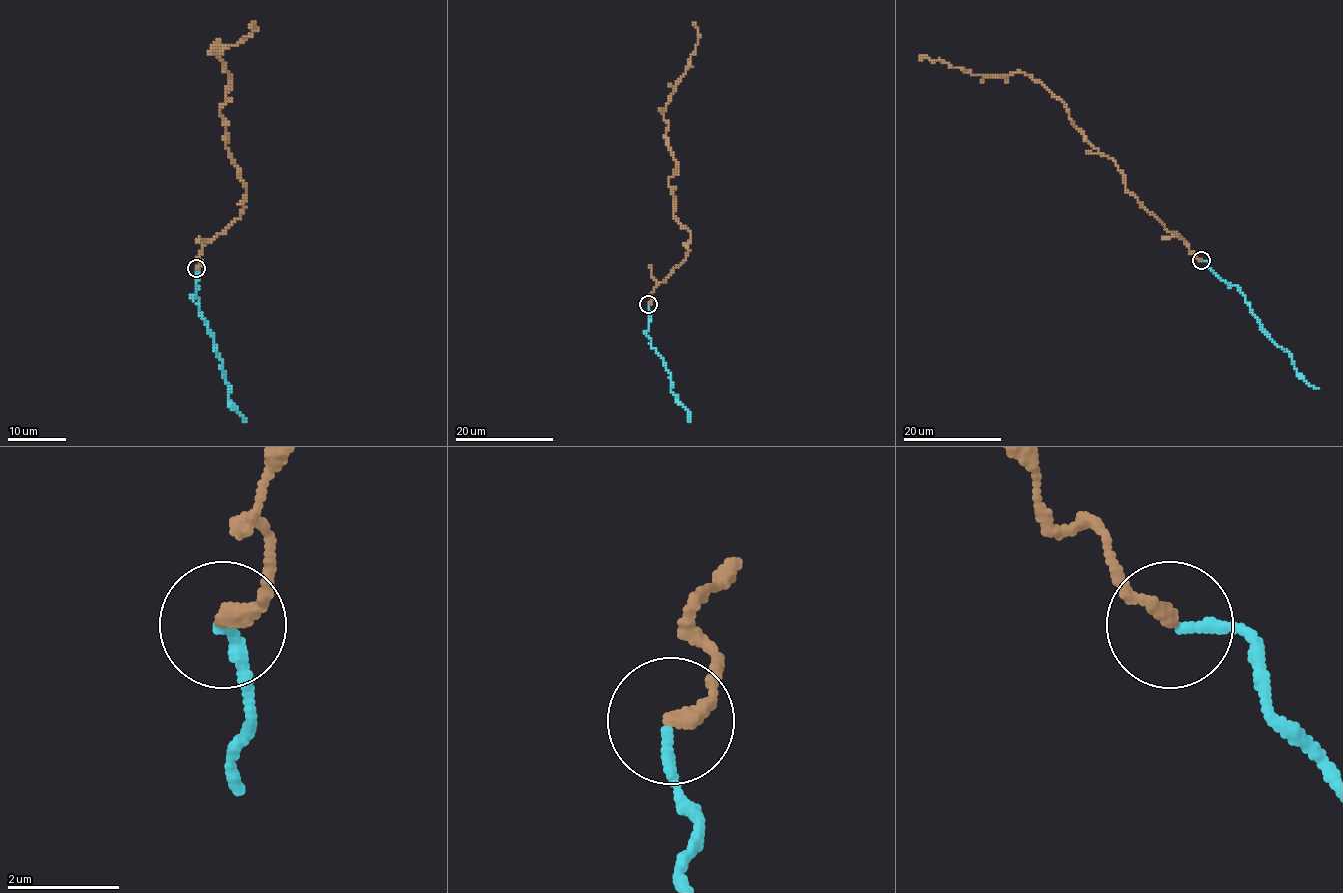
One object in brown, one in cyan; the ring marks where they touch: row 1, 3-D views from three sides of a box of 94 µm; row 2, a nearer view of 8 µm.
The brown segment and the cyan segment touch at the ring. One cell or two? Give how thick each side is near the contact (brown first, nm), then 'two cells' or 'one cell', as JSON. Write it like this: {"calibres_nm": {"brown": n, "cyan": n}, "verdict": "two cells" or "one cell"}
{"calibres_nm": {"brown": 300, "cyan": 180}, "verdict": "one cell"}

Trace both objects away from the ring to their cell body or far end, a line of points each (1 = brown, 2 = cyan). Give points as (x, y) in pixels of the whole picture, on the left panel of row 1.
1: (195, 268), (244, 207), (220, 115), (230, 78), (213, 44), (235, 46), (248, 28)
2: (195, 268), (198, 275), (194, 299), (198, 300), (201, 316), (214, 340), (229, 402), (244, 416), (244, 422)

